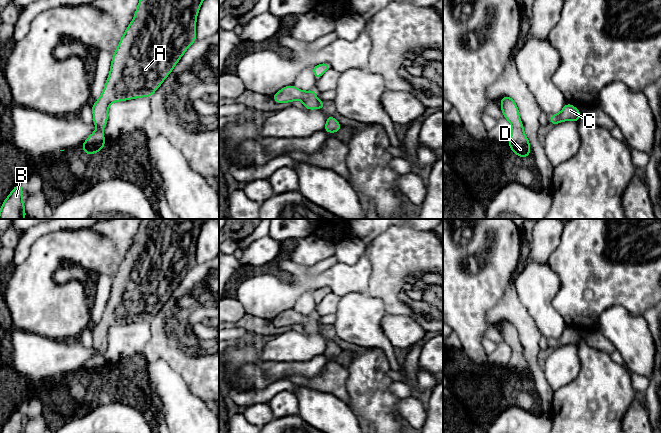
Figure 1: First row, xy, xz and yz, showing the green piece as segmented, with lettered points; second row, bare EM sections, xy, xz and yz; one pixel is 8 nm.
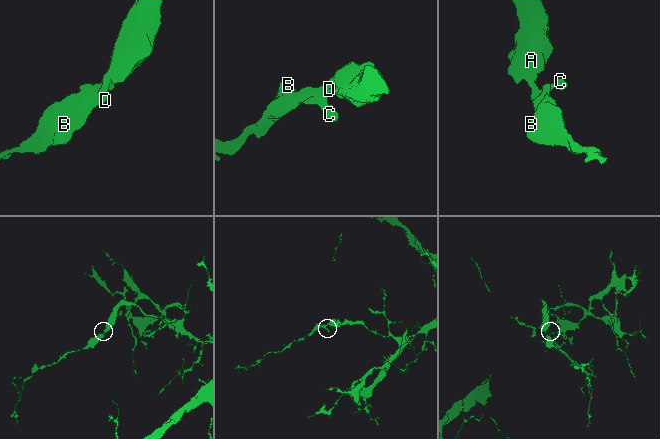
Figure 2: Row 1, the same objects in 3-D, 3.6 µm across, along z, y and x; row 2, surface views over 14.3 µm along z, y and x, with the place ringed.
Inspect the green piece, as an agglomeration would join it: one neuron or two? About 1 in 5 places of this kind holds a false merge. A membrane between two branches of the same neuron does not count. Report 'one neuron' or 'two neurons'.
one neuron

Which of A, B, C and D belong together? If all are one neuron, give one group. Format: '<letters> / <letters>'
A B C D

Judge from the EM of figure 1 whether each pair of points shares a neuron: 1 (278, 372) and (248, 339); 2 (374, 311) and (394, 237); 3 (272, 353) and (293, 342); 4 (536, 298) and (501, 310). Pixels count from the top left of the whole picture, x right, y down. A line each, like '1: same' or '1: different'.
1: different
2: different
3: same
4: different

